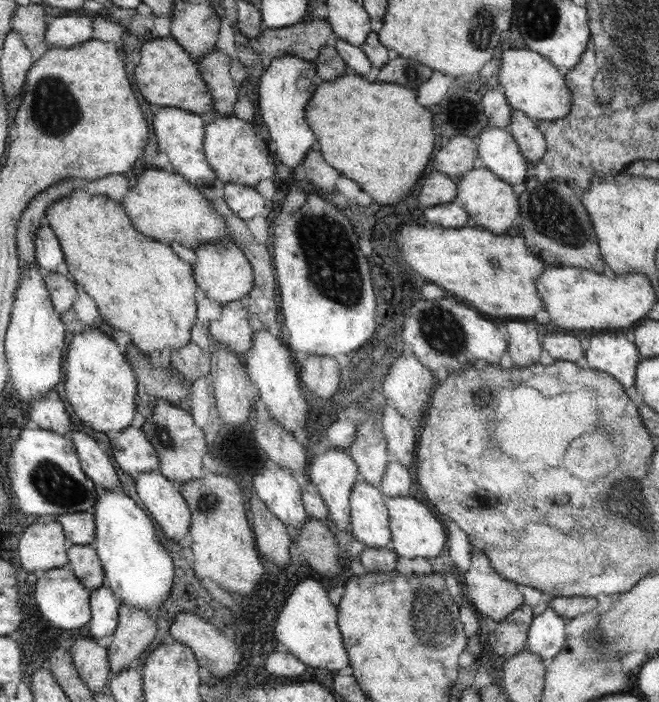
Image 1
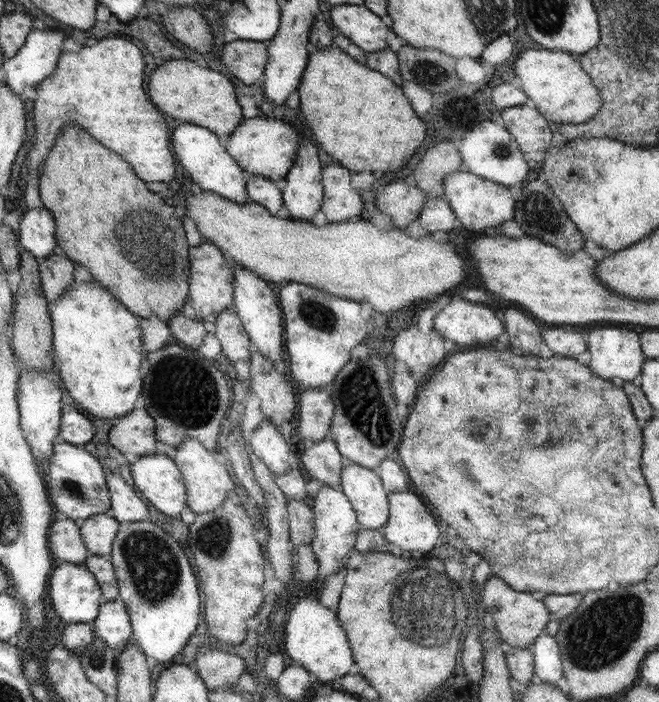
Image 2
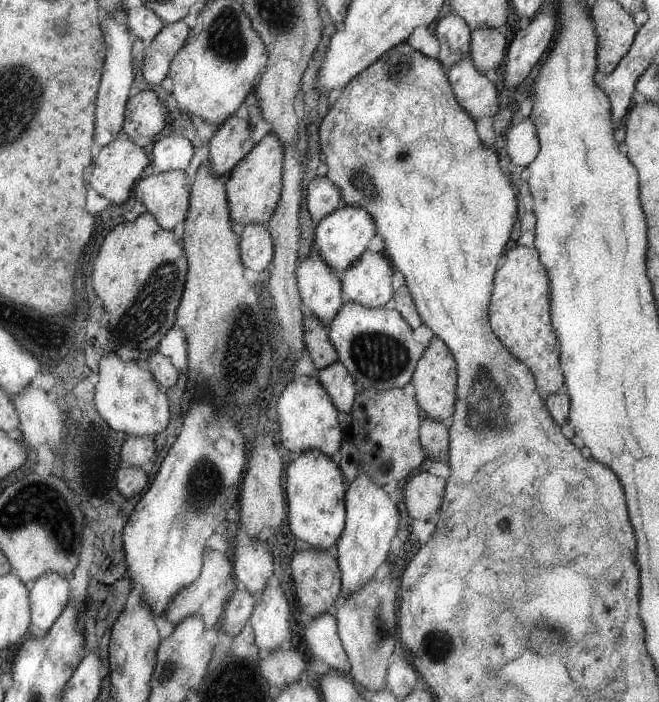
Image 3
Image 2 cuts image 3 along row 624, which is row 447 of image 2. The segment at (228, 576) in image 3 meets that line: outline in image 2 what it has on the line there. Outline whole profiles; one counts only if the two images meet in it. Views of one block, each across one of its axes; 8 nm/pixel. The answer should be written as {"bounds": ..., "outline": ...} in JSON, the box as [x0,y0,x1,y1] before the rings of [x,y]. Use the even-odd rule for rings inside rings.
{"bounds":[142,344,230,451],"outline":[[[180,344],[168,345],[160,351],[146,355],[148,369],[145,378],[145,395],[142,405],[157,420],[157,437],[160,442],[178,448],[179,444],[190,437],[196,437],[207,449],[216,451],[216,440],[220,436],[220,422],[224,420],[230,406],[230,378],[224,376],[208,359],[200,358],[197,350],[186,350]]]}

